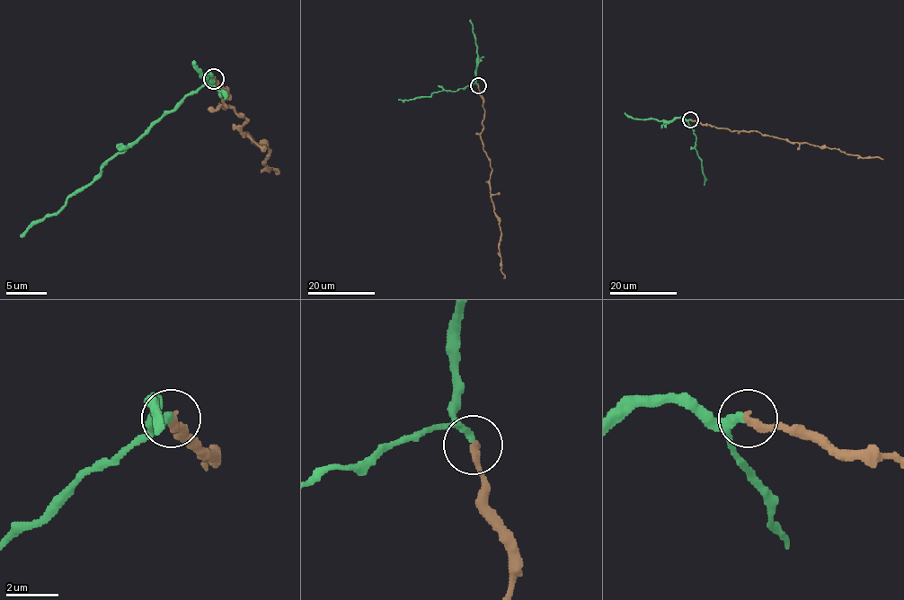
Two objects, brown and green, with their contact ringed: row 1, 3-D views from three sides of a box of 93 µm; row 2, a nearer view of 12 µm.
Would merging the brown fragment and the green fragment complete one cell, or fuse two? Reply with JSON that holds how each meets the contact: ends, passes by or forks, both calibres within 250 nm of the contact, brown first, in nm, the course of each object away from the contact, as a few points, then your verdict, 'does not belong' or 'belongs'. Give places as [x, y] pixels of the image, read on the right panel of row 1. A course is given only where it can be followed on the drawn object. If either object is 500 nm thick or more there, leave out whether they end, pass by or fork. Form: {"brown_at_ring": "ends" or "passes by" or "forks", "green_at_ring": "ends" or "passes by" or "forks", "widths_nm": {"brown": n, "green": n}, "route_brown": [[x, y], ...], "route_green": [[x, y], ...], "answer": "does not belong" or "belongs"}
{"brown_at_ring": "ends", "green_at_ring": "passes by", "widths_nm": {"brown": 300, "green": 220}, "route_brown": [[691, 119], [731, 131], [757, 131], [790, 142], [882, 159]], "route_green": [[690, 119], [688, 123], [695, 135], [695, 148], [704, 176], [704, 185]], "answer": "belongs"}

